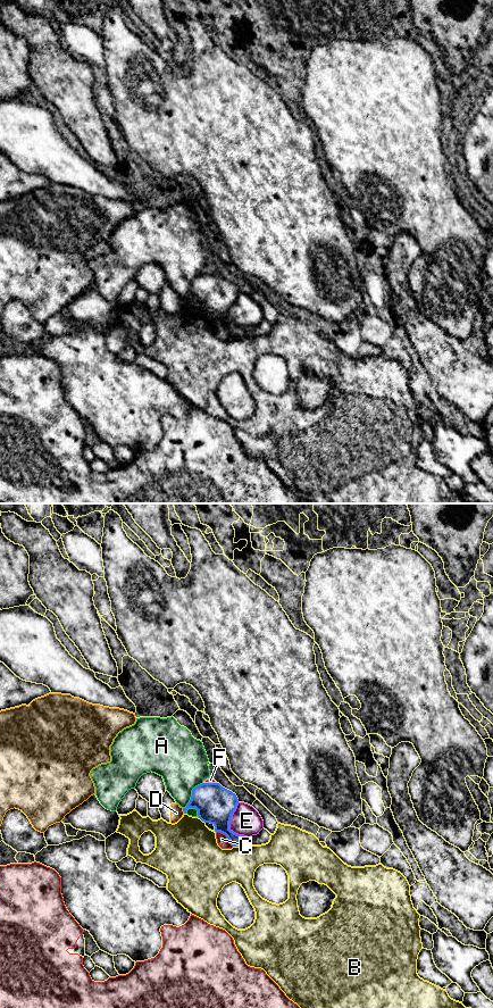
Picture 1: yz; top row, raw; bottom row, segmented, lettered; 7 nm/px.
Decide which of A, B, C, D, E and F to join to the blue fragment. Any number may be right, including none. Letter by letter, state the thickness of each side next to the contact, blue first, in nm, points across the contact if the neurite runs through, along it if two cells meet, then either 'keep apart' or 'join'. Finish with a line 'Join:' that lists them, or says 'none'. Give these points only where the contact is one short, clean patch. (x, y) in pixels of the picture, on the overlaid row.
A: calibres 260 and 360 nm; keep apart
B: calibres 150 and 300 nm; keep apart
C: calibres 260 and 80 nm; border yz (216, 832), (222, 832), (233, 846); keep apart
D: calibres 260 and 100 nm; keep apart
E: calibres 260 and 220 nm; keep apart
F: calibres 260 and 50 nm; border yz (203, 782), (216, 783); keep apart
Join: none

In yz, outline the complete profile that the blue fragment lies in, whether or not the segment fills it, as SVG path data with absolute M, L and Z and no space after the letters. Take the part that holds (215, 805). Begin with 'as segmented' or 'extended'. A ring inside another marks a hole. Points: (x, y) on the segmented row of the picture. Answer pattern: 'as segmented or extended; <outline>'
as segmented; M202 783L192 790L191 800L183 811L185 814L189 808L195 808L199 818L212 824L216 833L225 834L233 847L244 847L249 844L249 838L229 830L229 822L237 803L236 794L219 783Z

